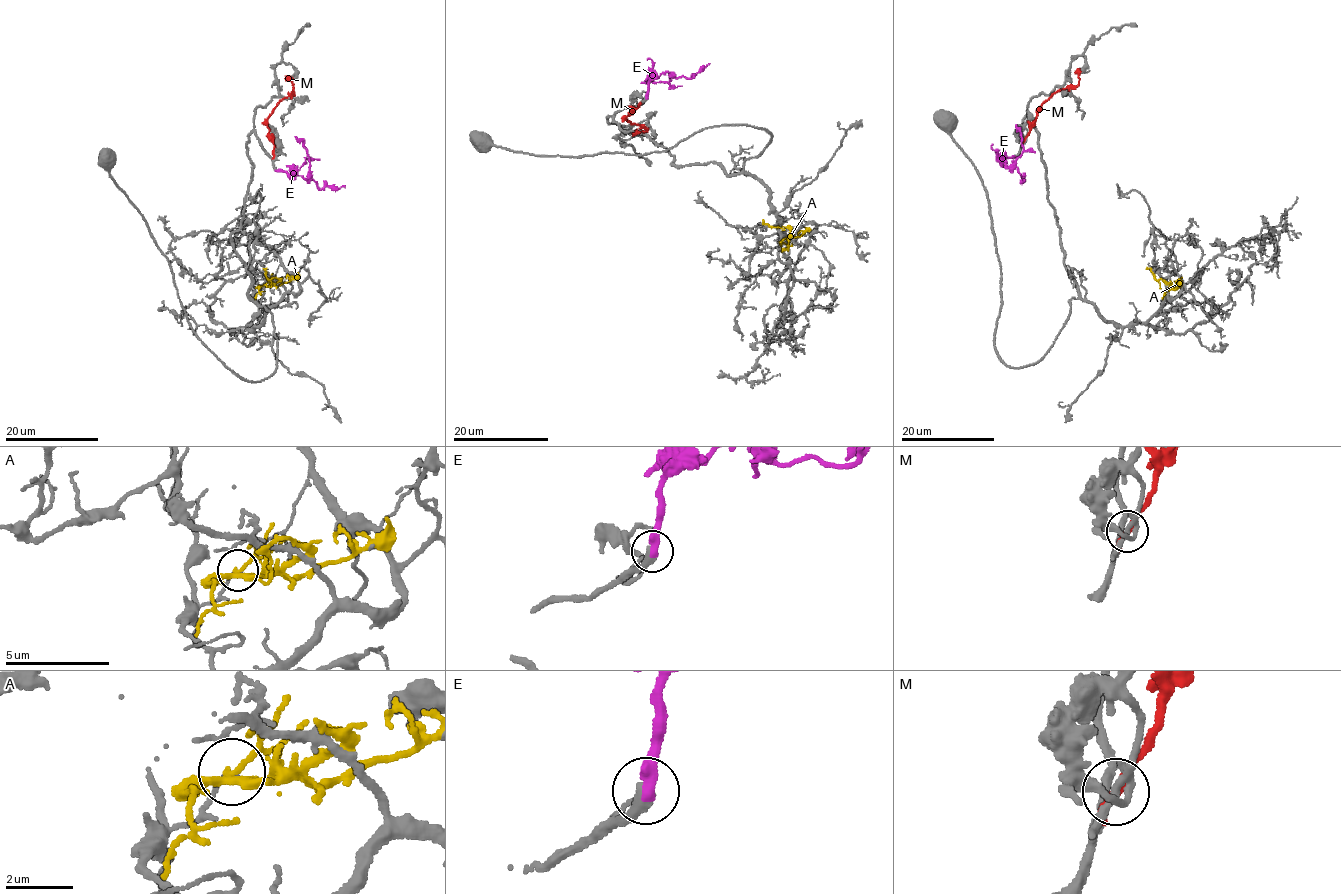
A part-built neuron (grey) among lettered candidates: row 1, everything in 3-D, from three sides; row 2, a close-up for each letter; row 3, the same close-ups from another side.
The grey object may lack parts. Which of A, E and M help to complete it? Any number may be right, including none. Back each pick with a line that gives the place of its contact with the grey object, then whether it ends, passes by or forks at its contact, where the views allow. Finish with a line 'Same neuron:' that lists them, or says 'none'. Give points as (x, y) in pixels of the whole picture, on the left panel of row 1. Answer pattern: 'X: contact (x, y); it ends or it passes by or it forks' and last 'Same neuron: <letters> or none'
E: contact (276, 170); it ends
Same neuron: E

